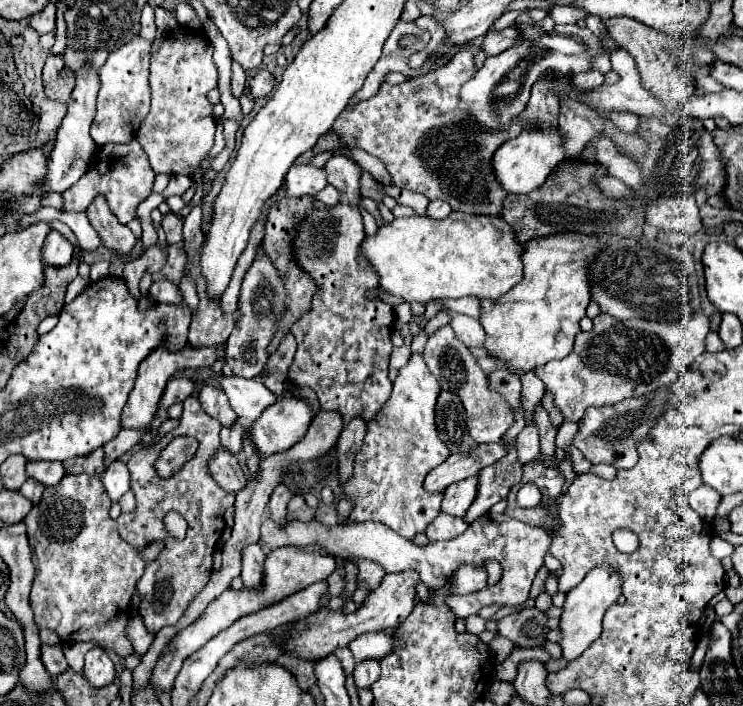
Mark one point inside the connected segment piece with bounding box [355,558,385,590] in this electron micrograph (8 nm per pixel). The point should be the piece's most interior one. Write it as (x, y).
(371, 572)

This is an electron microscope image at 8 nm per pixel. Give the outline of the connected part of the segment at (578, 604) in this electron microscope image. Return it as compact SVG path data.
M599 564L597 568L593 568L585 576L585 580L567 594L563 614L561 614L561 626L559 626L561 628L559 644L563 648L563 658L567 660L579 658L591 646L591 642L599 638L603 614L611 604L617 602L619 596L621 596L621 574L605 564Z

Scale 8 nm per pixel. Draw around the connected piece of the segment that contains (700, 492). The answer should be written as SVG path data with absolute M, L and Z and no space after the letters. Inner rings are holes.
M701 484L695 492L691 492L689 494L689 498L687 498L687 502L689 502L689 506L703 518L703 520L713 520L715 518L715 510L717 510L717 506L719 506L719 500L721 500L721 496L717 494L717 492L713 492L713 488L709 488L709 486L705 486L705 484Z

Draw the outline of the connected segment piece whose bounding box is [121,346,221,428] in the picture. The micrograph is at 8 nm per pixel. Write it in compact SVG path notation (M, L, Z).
M165 346L155 348L141 364L139 364L139 374L137 374L137 382L135 388L129 396L129 402L123 408L123 416L121 416L121 426L123 428L147 428L149 422L155 418L157 414L157 402L165 390L165 384L169 382L171 376L175 376L177 372L185 370L185 368L203 368L203 366L211 366L217 358L221 356L219 346L211 346L209 352L197 352L197 348L181 348L179 352L171 352Z

